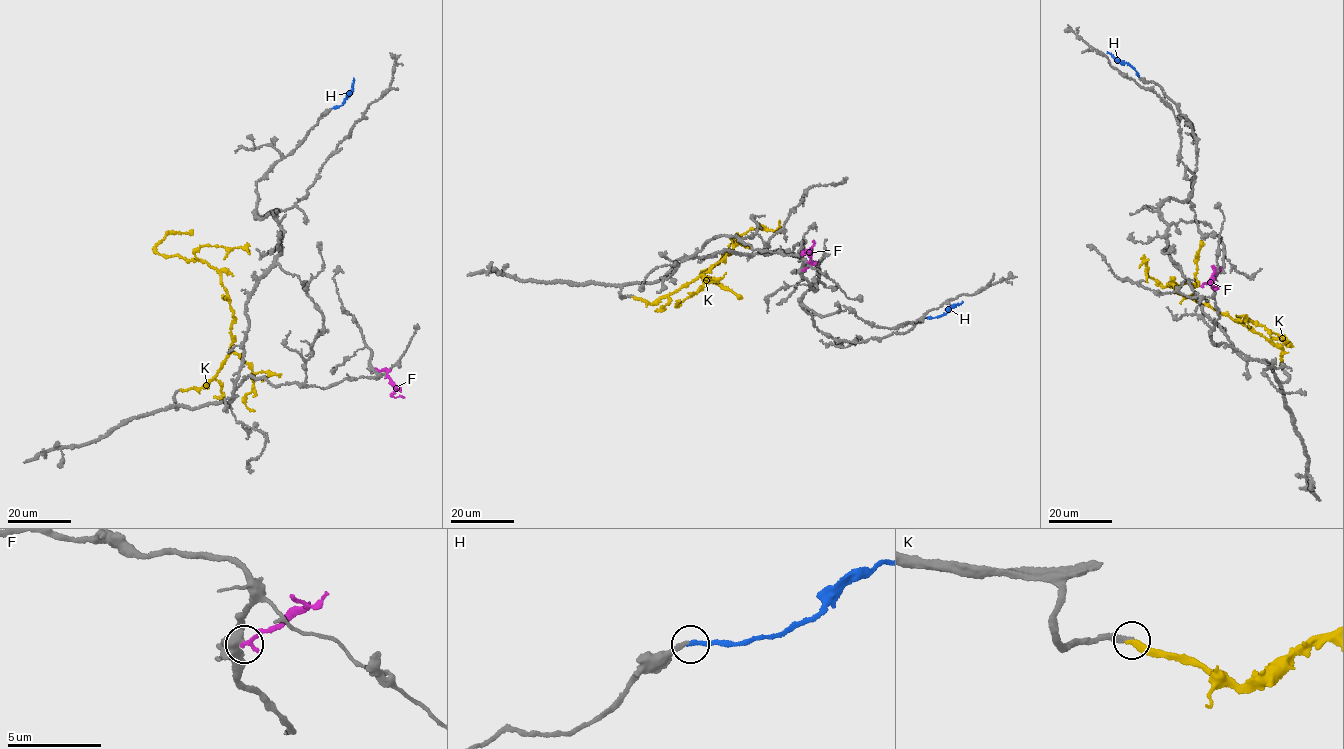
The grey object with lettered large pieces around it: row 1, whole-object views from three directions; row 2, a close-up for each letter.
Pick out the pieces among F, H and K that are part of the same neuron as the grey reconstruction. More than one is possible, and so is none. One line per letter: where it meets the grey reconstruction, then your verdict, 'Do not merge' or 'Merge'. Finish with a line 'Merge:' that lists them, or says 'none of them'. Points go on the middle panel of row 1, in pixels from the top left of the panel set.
F: Touches grey at (803, 270). Do not merge
H: Touches grey at (924, 318). Merge
K: Touches grey at (633, 296). Merge
Merge: H, K

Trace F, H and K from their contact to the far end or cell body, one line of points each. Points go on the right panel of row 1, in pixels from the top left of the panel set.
F: (1220, 270), (1214, 267), (1209, 283), (1217, 289), (1212, 285)
H: (1139, 77), (1128, 63), (1108, 52)
K: (1280, 364), (1279, 346), (1167, 286), (1196, 286), (1201, 240)

